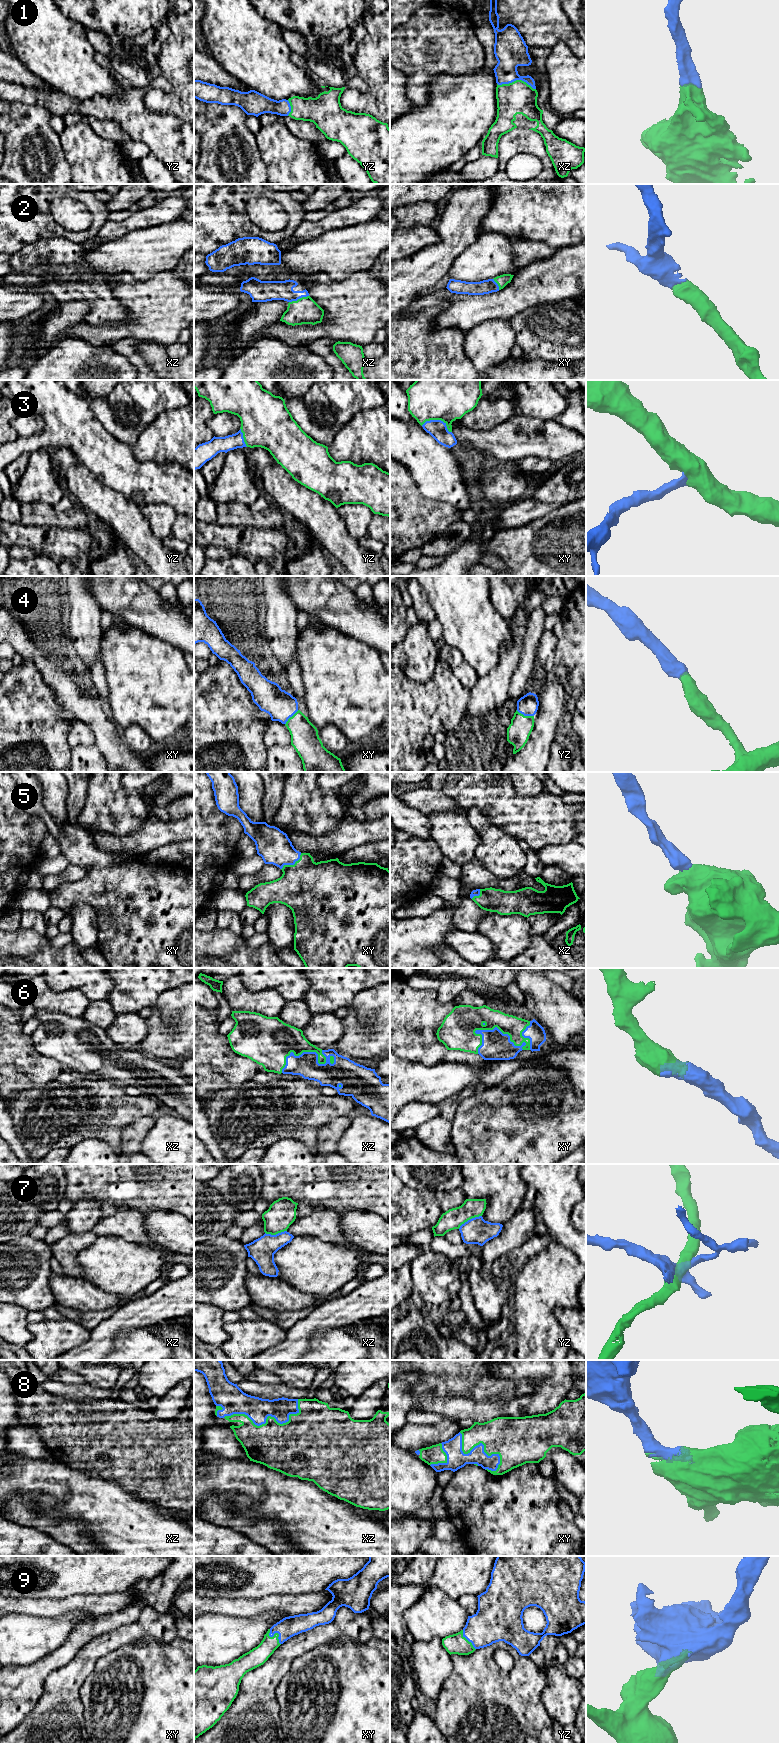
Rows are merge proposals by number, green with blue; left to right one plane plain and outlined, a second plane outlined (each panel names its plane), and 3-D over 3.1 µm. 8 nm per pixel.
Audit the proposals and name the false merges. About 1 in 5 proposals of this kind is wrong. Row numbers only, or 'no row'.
7

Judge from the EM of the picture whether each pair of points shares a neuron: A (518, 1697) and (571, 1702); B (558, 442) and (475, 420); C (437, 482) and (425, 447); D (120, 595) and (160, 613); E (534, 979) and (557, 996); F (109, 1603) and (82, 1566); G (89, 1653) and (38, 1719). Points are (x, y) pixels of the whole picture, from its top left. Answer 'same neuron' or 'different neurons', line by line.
A: different neurons
B: different neurons
C: same neuron
D: same neuron
E: same neuron
F: different neurons
G: same neuron

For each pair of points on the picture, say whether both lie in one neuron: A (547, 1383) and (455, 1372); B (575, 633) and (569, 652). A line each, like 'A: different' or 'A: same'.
A: different
B: same

